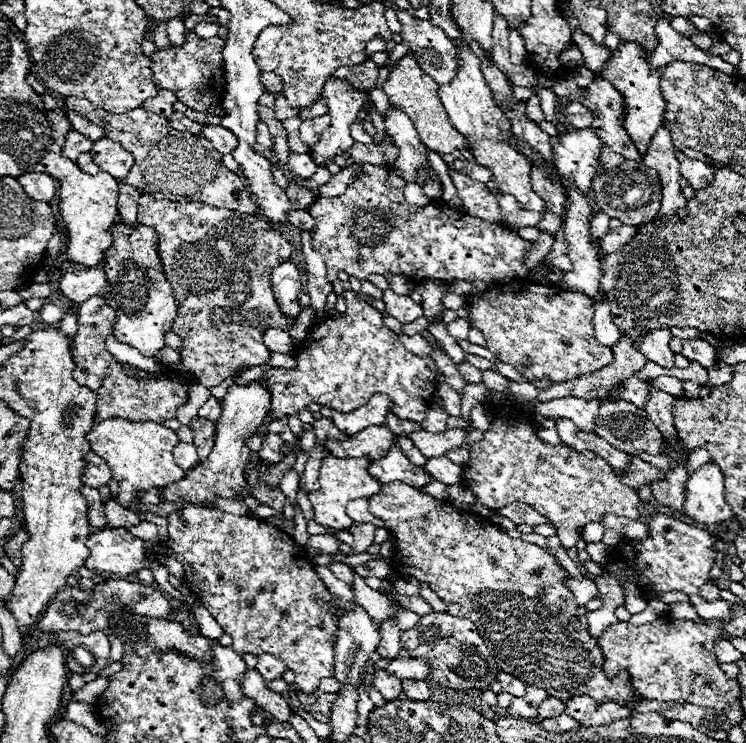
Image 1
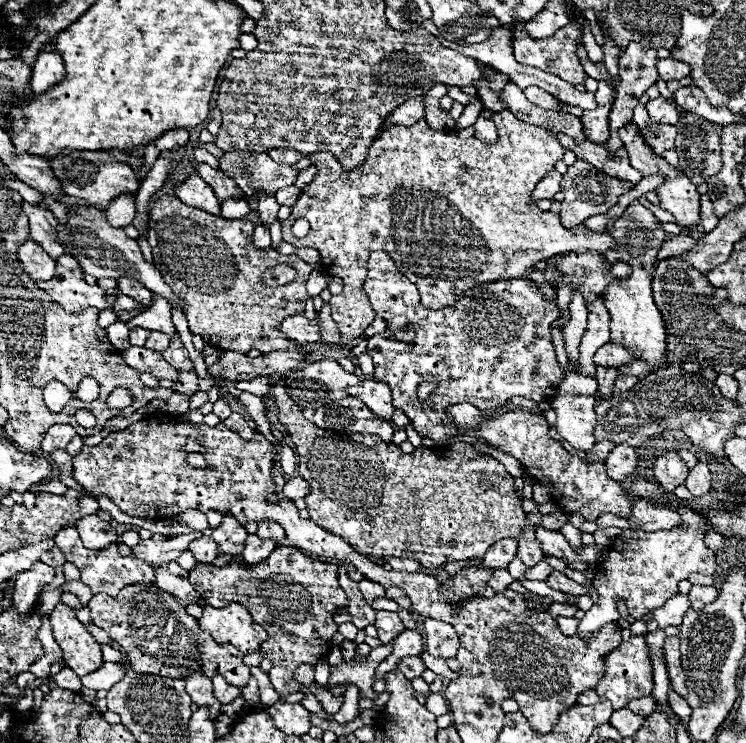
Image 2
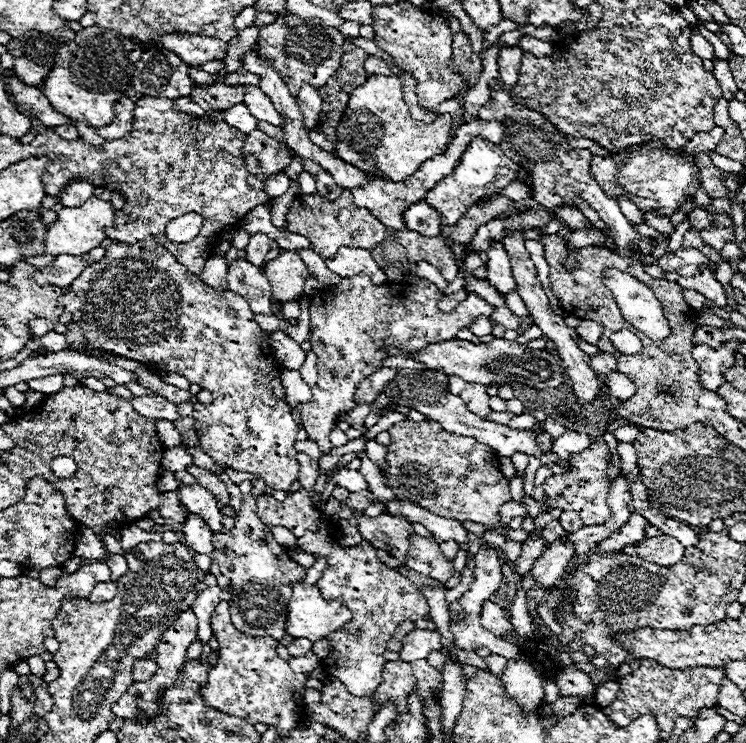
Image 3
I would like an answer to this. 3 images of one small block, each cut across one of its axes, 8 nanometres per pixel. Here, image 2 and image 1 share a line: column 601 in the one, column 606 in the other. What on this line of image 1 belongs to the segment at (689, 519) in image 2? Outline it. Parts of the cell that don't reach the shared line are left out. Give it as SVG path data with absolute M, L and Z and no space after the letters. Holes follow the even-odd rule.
M654 514L650 518L648 526L650 526L650 538L646 538L646 542L632 542L634 550L638 554L636 560L626 560L616 552L610 562L602 564L604 574L596 578L596 584L600 590L600 598L604 600L604 606L586 614L590 636L600 638L610 624L618 622L618 618L614 616L614 610L620 604L624 604L622 580L634 582L642 590L642 594L670 592L670 590L684 592L702 618L718 618L718 620L730 618L730 606L722 606L720 604L722 600L708 602L700 596L700 586L710 580L710 568L712 568L714 556L716 556L716 552L712 550L712 544L716 542L716 536L706 530L684 524L668 514Z

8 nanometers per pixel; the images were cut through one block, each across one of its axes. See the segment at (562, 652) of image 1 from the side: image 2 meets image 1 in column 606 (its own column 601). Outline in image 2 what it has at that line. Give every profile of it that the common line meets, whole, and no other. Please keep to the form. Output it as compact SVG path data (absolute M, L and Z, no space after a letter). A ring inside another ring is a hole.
M632 636L620 642L620 646L606 656L604 678L600 678L594 690L602 700L610 700L614 710L622 710L626 708L626 702L630 702L630 698L642 698L650 694L652 686L654 686L654 680L652 680L652 660L648 654L648 644L644 636Z

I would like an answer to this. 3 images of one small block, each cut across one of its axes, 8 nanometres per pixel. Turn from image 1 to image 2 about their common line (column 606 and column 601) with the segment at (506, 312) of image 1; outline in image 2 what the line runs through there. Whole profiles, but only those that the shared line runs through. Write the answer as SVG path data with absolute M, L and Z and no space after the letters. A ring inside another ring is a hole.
M608 342L606 346L602 346L596 354L594 354L594 362L598 366L606 366L606 368L618 368L622 364L630 364L632 354L626 352L622 346L614 344L614 342Z

